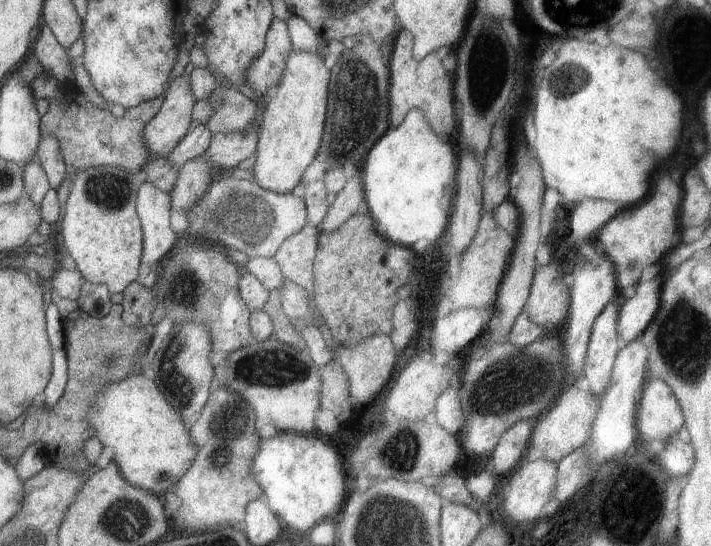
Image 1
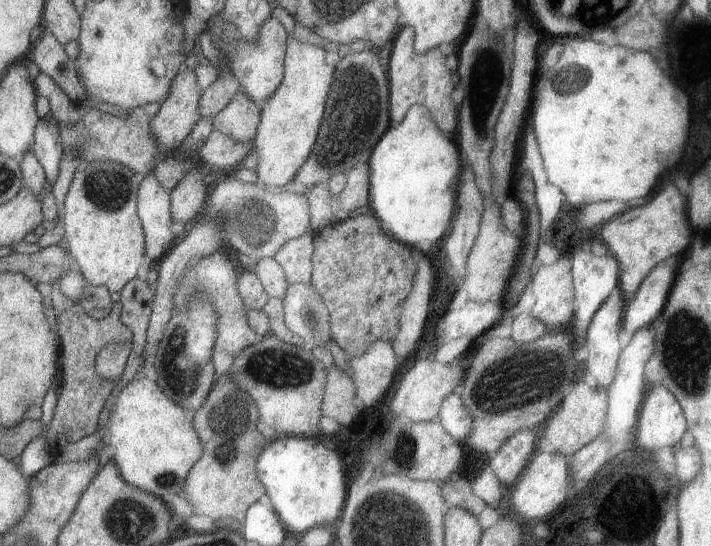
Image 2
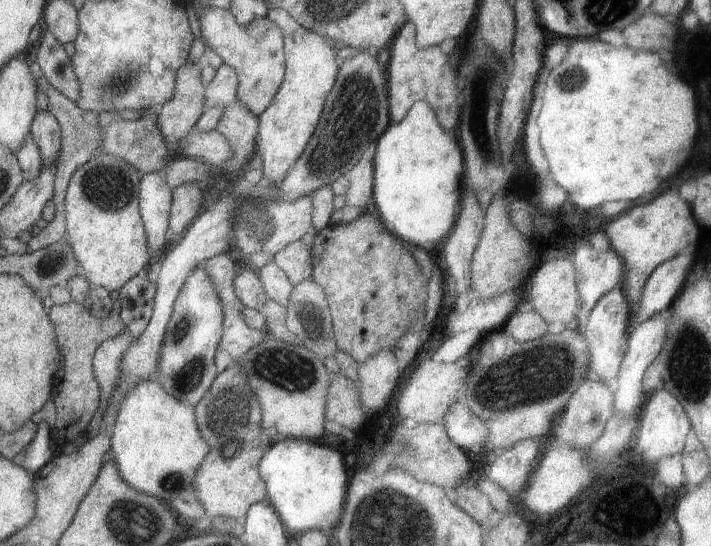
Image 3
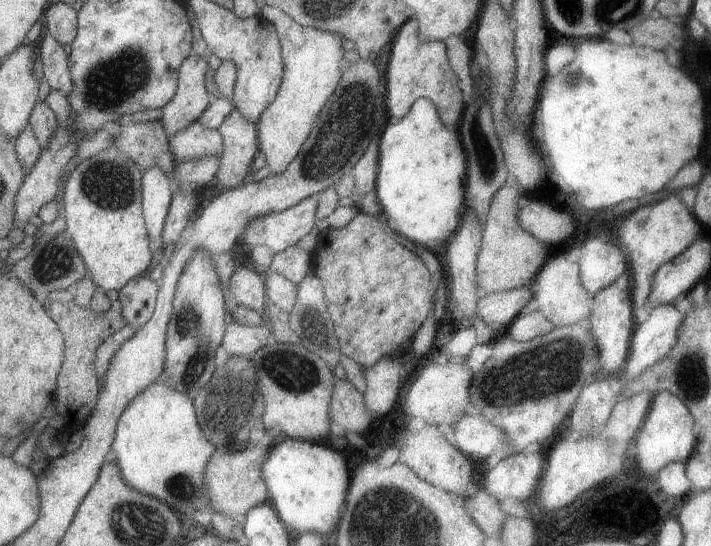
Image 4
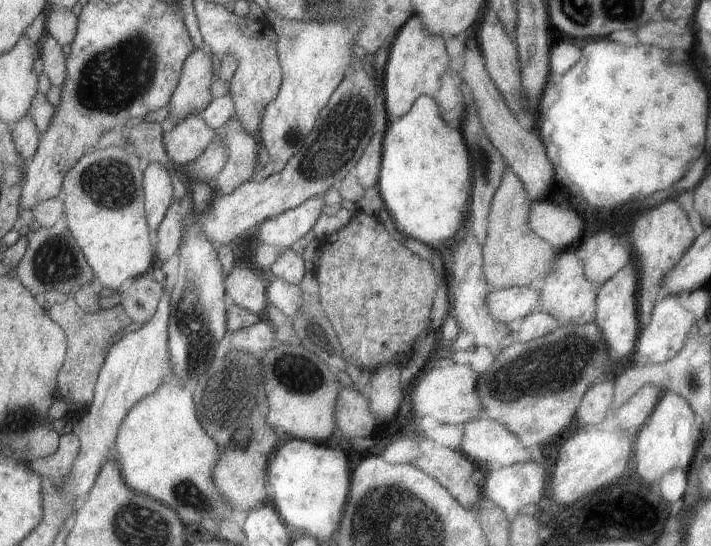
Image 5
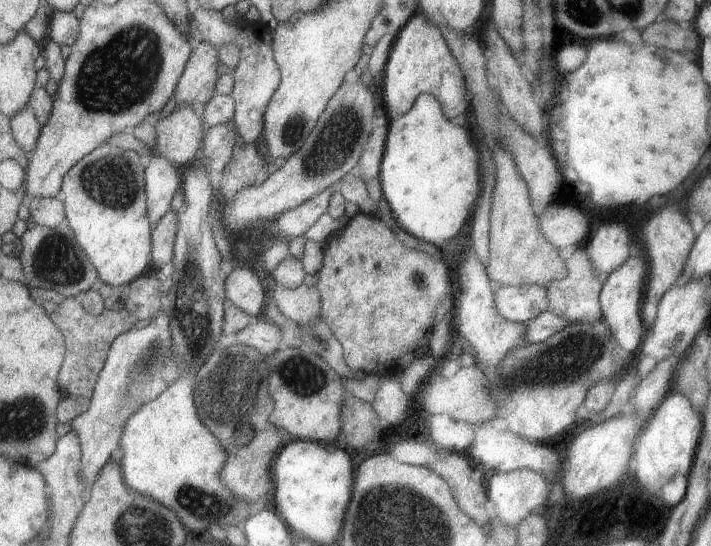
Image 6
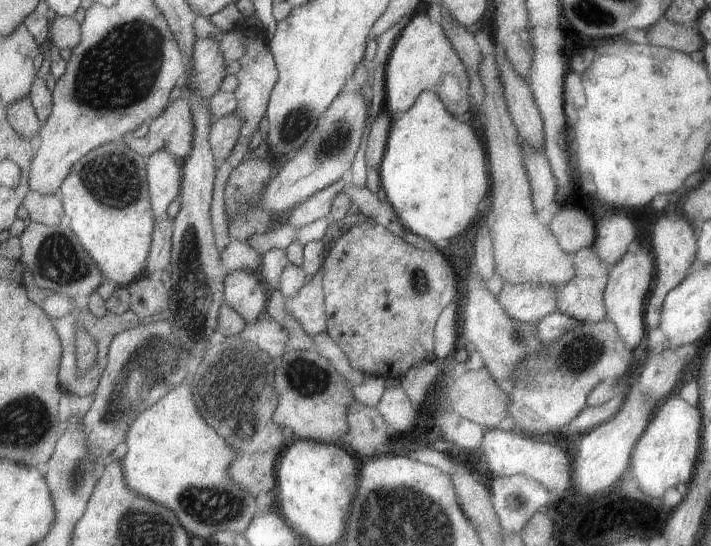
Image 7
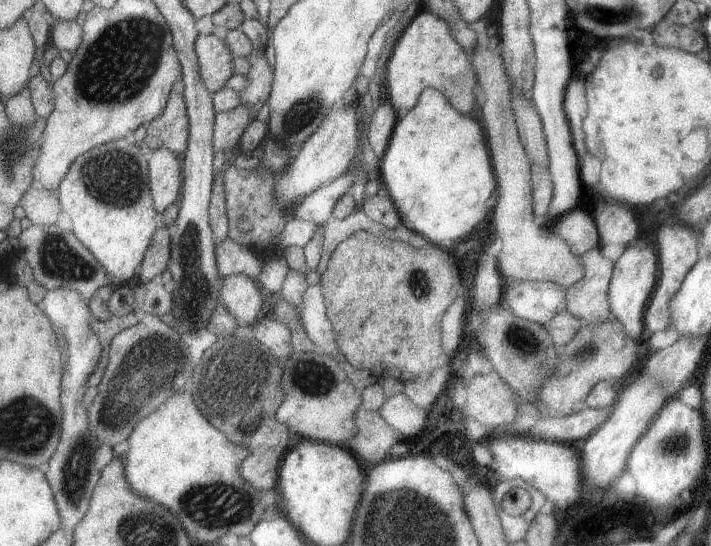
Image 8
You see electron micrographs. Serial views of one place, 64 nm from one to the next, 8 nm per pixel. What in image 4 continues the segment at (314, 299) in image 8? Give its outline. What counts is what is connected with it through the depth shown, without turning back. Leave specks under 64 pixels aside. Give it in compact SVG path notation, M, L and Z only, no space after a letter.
M265 268L259 270L263 274L263 282L265 282L265 292L267 292L267 302L279 306L285 312L291 312L293 304L295 304L295 296L297 296L297 286L287 280L285 276L277 274L275 268Z

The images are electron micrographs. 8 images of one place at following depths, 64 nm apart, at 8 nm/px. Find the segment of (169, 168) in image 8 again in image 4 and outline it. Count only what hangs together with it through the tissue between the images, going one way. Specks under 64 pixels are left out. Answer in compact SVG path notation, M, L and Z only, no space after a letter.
M151 168L143 172L141 212L143 212L143 224L149 234L151 252L163 246L163 226L171 206L171 194L173 194L173 184L159 168Z

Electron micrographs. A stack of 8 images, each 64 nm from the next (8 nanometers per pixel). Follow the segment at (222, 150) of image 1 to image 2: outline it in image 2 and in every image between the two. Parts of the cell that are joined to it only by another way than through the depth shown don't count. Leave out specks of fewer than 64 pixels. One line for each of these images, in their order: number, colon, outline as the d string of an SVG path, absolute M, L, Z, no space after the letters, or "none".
2: M213 130L207 136L207 140L203 142L203 146L199 148L197 160L211 170L215 170L215 168L223 170L223 168L231 168L231 166L241 164L243 158L253 152L255 152L253 140L239 142L233 136L223 136Z

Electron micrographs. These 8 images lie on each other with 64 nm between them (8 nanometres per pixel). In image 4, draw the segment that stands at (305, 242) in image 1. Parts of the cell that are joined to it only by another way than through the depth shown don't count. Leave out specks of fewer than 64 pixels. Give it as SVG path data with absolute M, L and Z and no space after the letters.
M297 244L295 246L289 246L285 248L283 252L279 254L273 254L273 262L271 262L271 268L277 270L277 274L285 276L287 280L291 280L295 286L307 276L313 272L313 262L311 262L311 254L303 248L299 248Z

